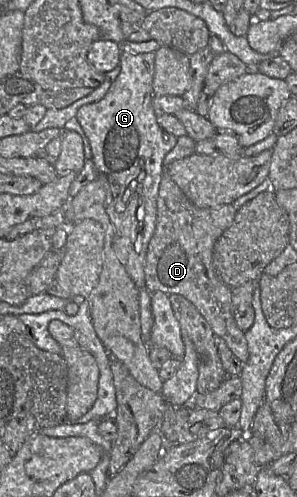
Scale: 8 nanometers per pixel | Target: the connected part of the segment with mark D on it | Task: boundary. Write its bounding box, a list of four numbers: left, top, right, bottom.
[144,169,249,363]

